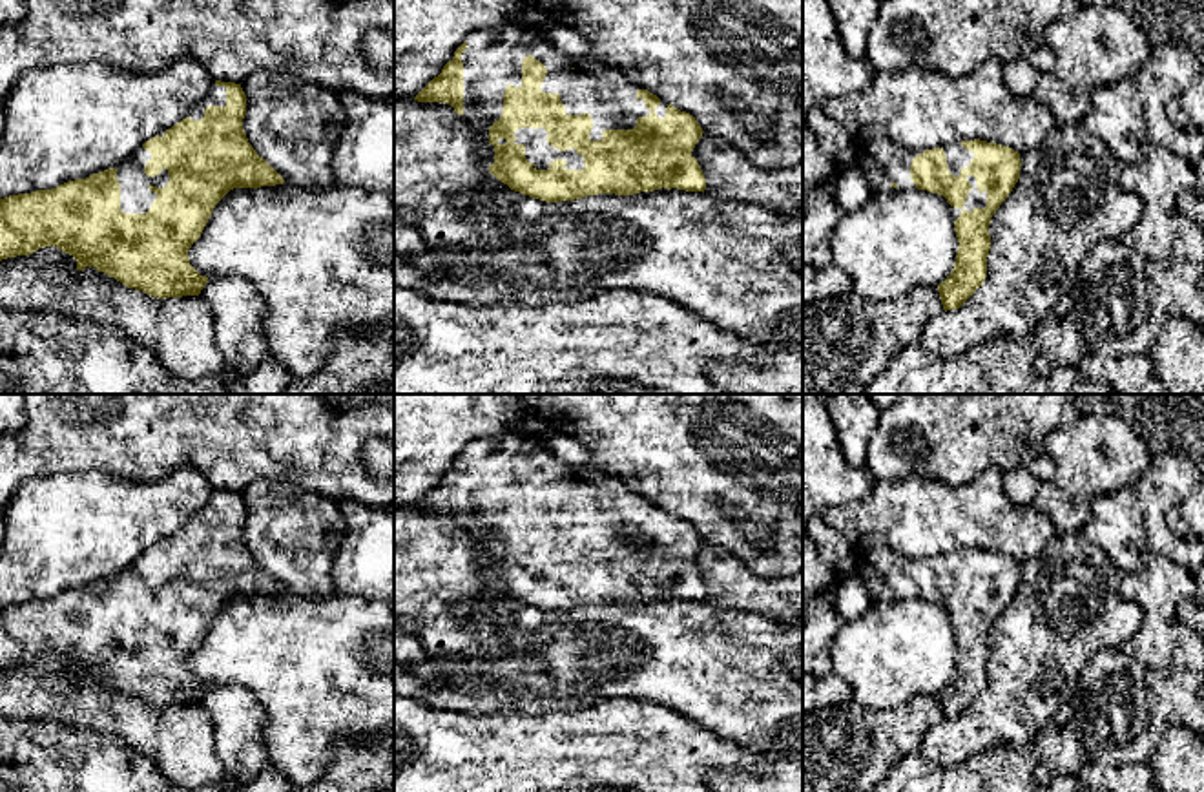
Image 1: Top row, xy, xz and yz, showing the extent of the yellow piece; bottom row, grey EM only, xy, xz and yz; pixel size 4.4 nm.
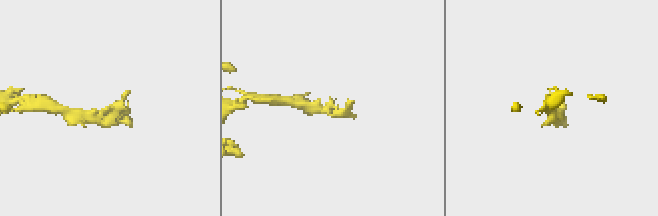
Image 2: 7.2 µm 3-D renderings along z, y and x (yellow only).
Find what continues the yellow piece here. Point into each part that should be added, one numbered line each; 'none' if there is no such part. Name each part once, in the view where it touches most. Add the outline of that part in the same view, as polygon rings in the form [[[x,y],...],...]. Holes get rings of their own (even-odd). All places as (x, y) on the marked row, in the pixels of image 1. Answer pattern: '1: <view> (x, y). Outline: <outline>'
1: xz (493, 59). Outline: [[[520,24],[480,29],[465,42],[463,115],[469,122],[491,128],[502,117],[505,88],[522,86],[522,60],[527,55],[547,69],[542,91],[558,93],[567,115],[591,115],[591,141],[600,141],[604,130],[633,130],[638,117],[651,113],[637,97],[644,88],[633,73],[609,66],[604,57],[567,57]]]

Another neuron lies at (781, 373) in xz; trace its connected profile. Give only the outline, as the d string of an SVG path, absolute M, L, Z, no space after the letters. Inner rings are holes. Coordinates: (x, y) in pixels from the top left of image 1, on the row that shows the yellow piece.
M803 336L764 343L768 358L763 365L710 361L704 372L717 394L803 394Z

